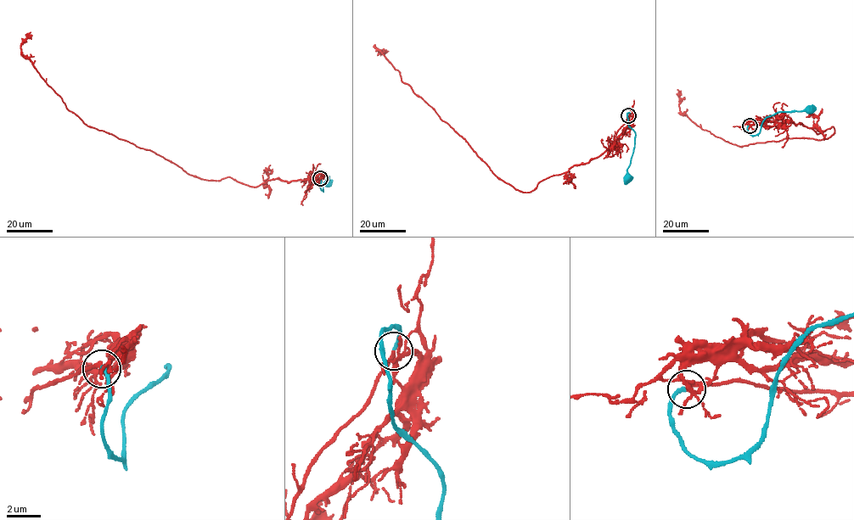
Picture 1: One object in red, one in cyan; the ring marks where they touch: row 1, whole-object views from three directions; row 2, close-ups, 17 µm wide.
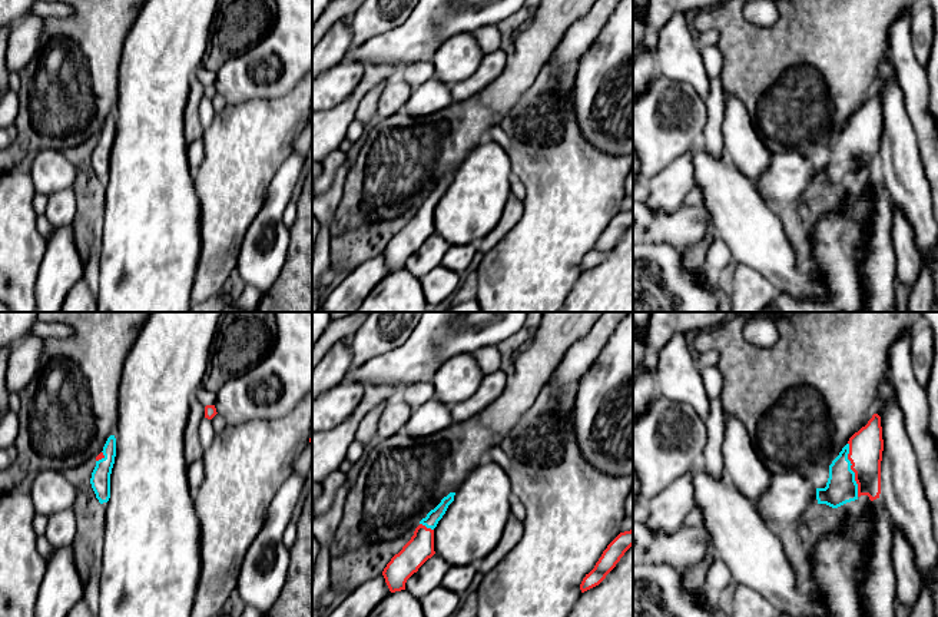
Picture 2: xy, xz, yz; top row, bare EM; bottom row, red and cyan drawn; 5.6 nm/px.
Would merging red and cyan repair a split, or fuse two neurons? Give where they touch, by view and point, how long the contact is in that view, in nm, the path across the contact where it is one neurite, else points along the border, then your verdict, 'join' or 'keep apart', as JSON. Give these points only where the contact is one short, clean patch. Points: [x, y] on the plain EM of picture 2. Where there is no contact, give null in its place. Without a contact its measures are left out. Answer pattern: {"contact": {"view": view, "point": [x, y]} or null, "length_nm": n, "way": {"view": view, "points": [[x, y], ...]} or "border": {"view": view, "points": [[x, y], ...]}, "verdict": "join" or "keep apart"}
{"contact": {"view": "yz", "point": [851, 148]}, "length_nm": 300, "way": {"view": "yz", "points": [[865, 126], [861, 138], [851, 148], [849, 158], [841, 166]]}, "verdict": "join"}

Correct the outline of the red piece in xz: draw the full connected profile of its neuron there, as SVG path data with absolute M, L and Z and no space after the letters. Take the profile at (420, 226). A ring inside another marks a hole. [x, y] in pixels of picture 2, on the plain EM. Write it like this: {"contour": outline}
{"contour": "M450 172L420 200L411 219L384 248L382 255L391 272L405 269L407 259L435 233L434 208L454 180L454 175L455 172Z"}

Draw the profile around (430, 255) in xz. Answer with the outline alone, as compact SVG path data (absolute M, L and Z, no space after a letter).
M438 235L428 238L405 262L405 269L421 279L430 271L443 265L444 255L451 246Z

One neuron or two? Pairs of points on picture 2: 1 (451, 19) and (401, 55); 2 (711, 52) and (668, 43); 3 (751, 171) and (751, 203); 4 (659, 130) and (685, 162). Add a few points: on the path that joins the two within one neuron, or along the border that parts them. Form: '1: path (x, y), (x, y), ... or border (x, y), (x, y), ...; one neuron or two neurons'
1: path (438, 19), (414, 42); one neuron
2: border (699, 47), (705, 72), (711, 79); two neurons
3: border (726, 156), (753, 183); two neurons
4: border (690, 148), (653, 176); two neurons

